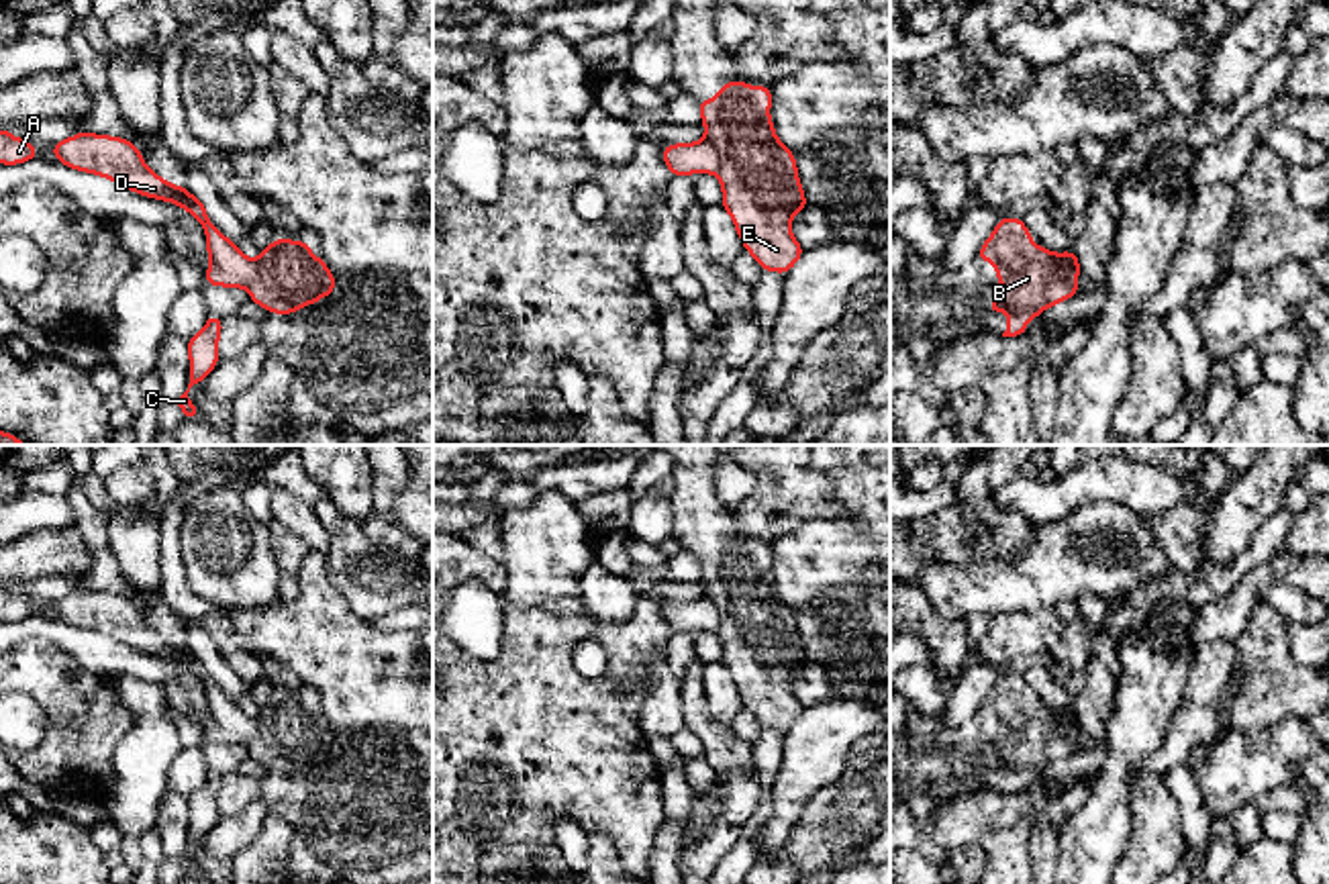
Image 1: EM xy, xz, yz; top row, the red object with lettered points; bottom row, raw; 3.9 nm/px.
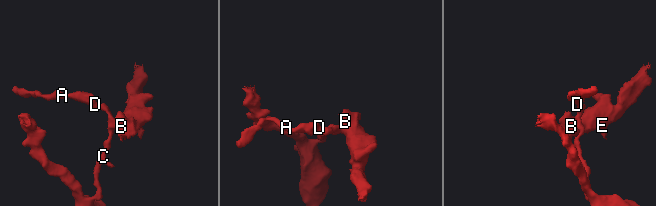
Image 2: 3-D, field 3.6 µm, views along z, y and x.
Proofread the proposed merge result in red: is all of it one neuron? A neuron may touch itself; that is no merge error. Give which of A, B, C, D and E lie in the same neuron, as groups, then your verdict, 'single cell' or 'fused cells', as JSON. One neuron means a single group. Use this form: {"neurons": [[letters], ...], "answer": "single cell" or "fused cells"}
{"neurons": [["A", "C", "D"], ["B", "E"]], "answer": "fused cells"}

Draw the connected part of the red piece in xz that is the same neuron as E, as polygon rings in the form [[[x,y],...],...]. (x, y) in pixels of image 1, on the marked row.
[[[735,78],[710,100],[698,100],[706,139],[719,157],[717,176],[723,184],[721,204],[731,214],[743,249],[747,249],[766,272],[786,274],[804,249],[790,231],[790,218],[808,202],[796,171],[796,155],[786,149],[772,127],[772,88],[741,84]]]

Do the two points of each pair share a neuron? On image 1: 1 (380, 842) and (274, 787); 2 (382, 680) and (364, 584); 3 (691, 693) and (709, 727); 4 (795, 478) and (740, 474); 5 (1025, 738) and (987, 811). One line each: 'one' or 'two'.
1: one
2: two
3: one
4: two
5: two

